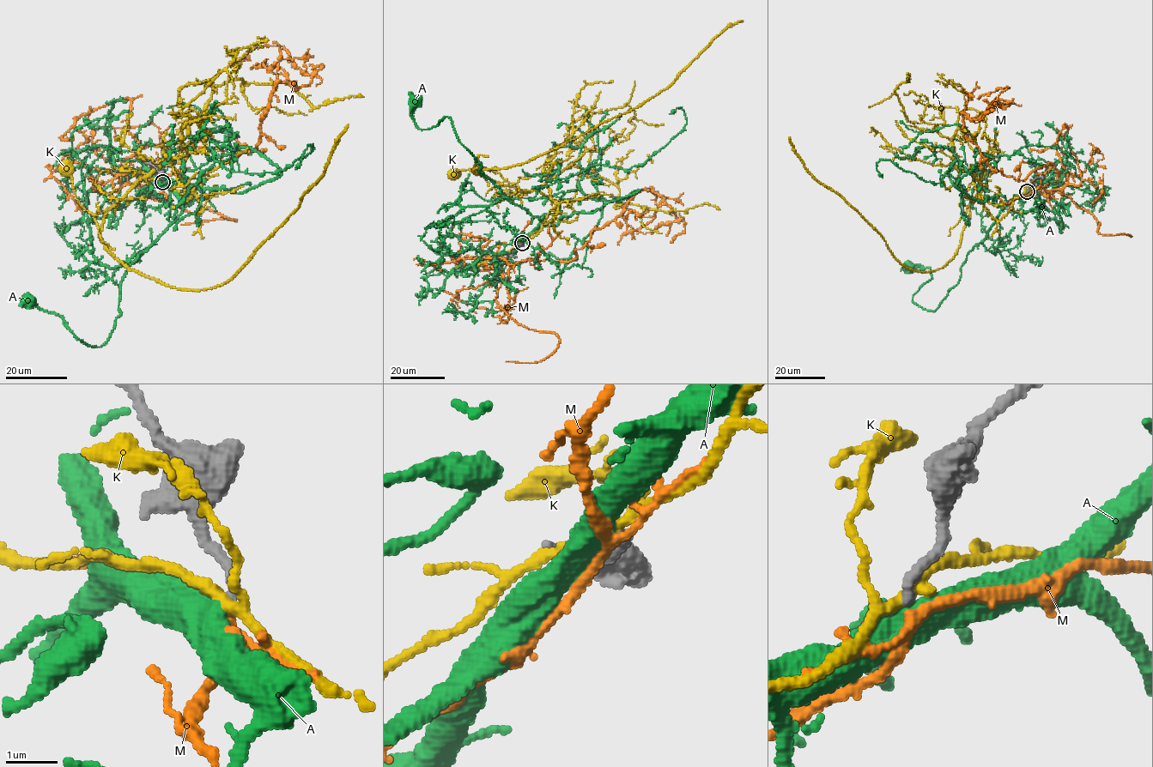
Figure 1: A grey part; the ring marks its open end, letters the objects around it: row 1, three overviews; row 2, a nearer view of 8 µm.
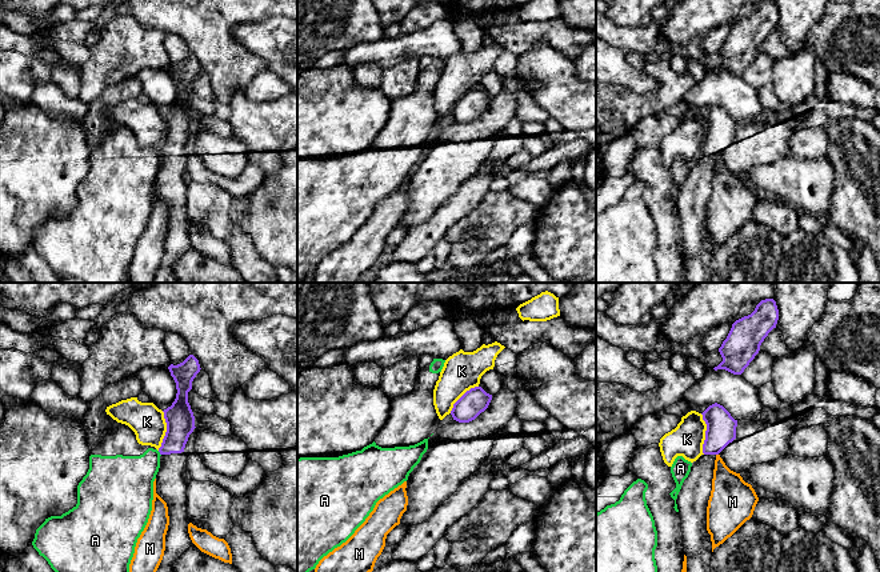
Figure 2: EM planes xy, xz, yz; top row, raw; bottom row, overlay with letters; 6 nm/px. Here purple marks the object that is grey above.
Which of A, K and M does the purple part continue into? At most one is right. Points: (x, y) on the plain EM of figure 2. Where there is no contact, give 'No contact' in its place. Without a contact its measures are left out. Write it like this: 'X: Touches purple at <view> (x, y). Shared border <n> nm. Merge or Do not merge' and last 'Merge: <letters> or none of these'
A: Touches purple at xy (160, 155). Shared border 40 nm. Do not merge
K: Touches purple at yz (706, 135). Shared border 240 nm. Do not merge
M: No contact. Do not merge
Merge: none of these

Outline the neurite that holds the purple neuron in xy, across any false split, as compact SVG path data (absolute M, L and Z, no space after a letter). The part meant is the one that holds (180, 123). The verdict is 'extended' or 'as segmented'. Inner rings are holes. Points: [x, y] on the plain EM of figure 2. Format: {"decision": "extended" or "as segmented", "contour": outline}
{"decision": "extended", "contour": "M189 56L183 64L168 68L171 77L176 84L176 100L171 108L164 111L164 120L167 124L167 133L163 140L160 153L160 169L156 176L156 195L167 204L169 227L165 236L165 252L163 261L155 275L153 283L177 283L173 265L176 261L192 247L195 247L188 235L189 221L187 219L187 156L184 155L185 145L189 136L193 133L195 117L188 104L188 93L192 91L192 83L200 73L199 61Z"}

